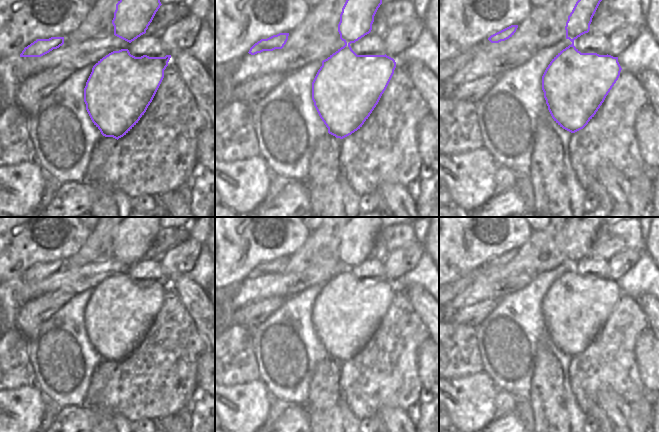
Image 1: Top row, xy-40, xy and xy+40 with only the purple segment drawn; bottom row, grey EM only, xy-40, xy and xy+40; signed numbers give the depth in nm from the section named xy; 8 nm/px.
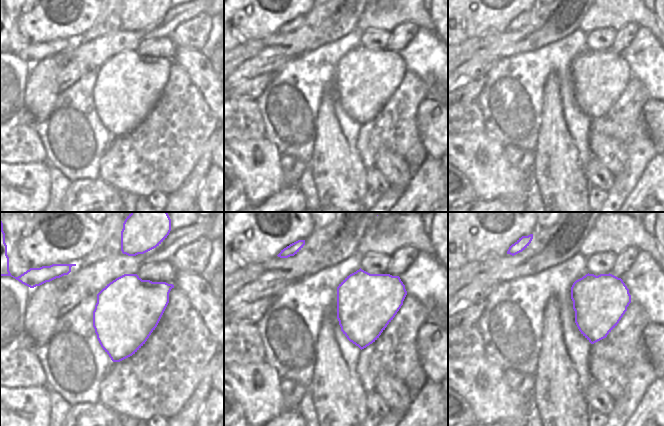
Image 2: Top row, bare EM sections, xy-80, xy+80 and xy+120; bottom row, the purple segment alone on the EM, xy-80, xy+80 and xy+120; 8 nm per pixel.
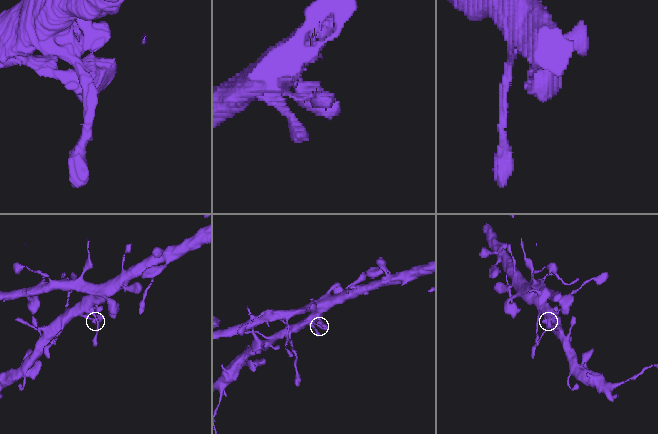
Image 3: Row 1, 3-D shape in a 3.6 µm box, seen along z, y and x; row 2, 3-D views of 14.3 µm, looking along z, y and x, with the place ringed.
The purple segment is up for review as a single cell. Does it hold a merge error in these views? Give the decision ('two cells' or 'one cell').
one cell

